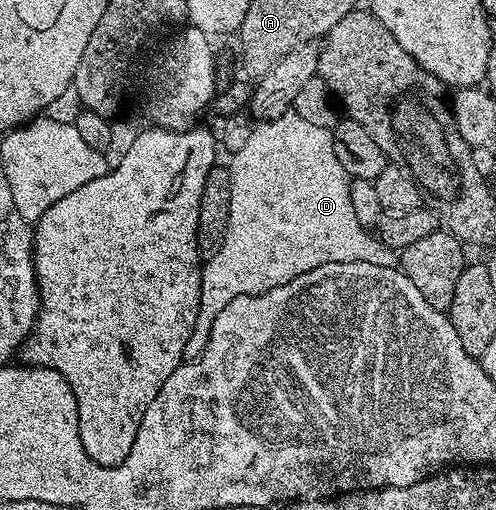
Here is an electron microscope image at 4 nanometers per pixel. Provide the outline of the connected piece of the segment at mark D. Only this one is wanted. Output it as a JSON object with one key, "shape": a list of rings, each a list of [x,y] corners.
{"shape":[[[292,109],[283,117],[266,119],[253,128],[243,149],[232,152],[233,163],[228,164],[231,177],[231,213],[227,217],[227,229],[219,253],[204,260],[201,269],[201,296],[199,317],[195,317],[195,329],[187,337],[185,359],[197,359],[209,340],[215,317],[235,297],[262,295],[264,291],[287,285],[299,273],[319,269],[328,263],[366,263],[392,267],[394,252],[381,244],[370,228],[359,225],[355,209],[351,205],[349,185],[351,176],[339,165],[333,148],[333,132],[330,128],[314,125],[299,117]]]}

